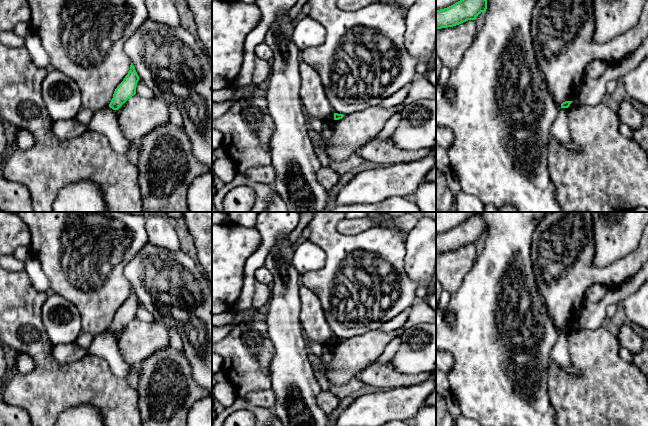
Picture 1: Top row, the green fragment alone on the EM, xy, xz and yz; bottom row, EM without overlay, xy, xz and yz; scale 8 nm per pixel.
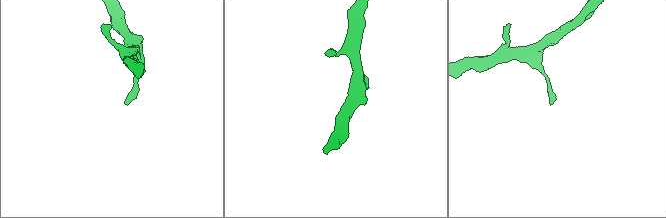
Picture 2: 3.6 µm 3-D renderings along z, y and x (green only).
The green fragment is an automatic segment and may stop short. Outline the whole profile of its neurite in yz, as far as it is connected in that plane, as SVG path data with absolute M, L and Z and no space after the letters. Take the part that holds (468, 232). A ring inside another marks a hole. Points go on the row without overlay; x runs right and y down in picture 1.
M473 215L455 228L436 234L436 253L453 251L476 241L487 233L487 224L481 215Z

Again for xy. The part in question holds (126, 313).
M131 287L128 298L115 313L109 331L113 334L118 334L129 322L134 320L139 303L135 291L133 287Z

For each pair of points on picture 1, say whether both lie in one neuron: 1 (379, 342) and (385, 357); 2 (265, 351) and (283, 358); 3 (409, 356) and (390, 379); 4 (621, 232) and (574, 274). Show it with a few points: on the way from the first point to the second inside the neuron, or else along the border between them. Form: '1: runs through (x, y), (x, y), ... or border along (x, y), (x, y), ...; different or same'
1: border along (399, 336), (396, 336), (374, 361); different
2: border along (267, 331), (273, 347), (270, 377); different
3: border along (390, 361), (399, 372), (420, 373); different
4: border along (594, 232), (592, 263), (606, 266), (616, 261); different

